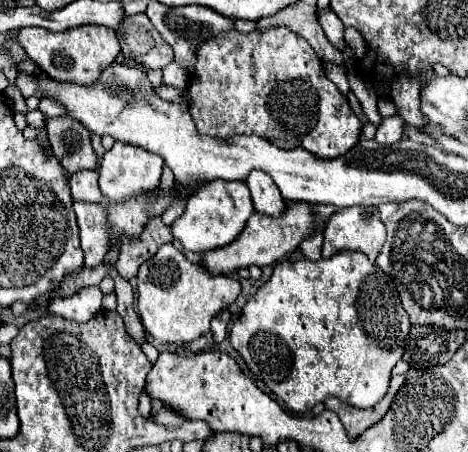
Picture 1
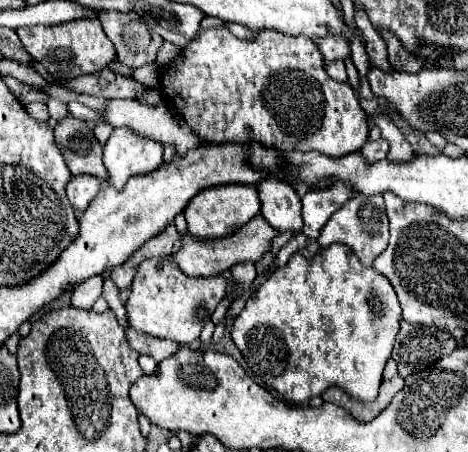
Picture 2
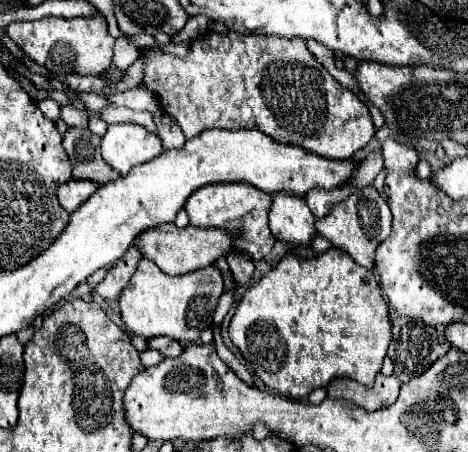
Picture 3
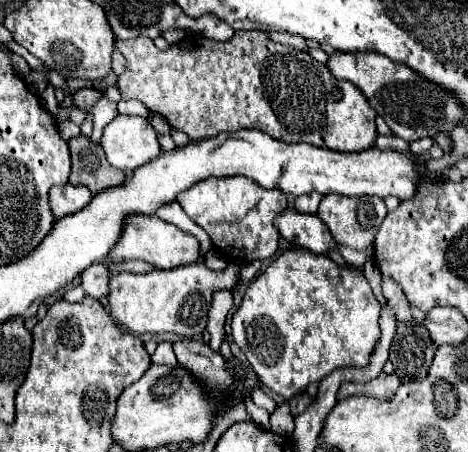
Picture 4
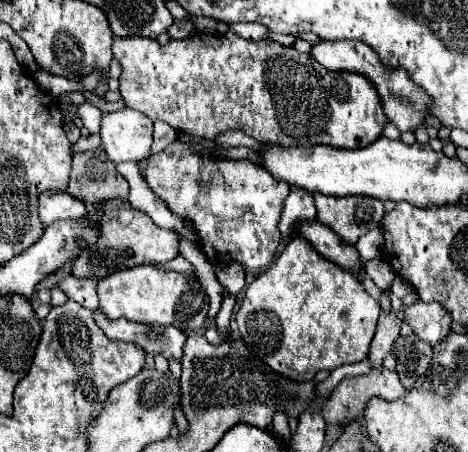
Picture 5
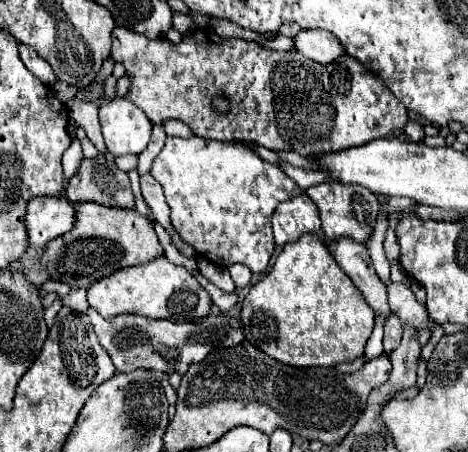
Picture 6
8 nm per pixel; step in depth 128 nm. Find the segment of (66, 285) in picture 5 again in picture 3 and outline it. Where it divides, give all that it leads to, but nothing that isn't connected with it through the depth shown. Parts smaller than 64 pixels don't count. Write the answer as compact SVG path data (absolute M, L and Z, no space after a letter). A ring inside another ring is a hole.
M138 246L130 248L130 250L124 254L124 260L120 260L112 270L108 270L104 282L96 286L94 294L102 296L104 300L116 300L116 298L122 294L122 290L126 288L126 284L130 282L134 270L136 270L136 266L138 266L138 260L142 260L142 258L144 258L144 256L142 256L142 252L140 252Z

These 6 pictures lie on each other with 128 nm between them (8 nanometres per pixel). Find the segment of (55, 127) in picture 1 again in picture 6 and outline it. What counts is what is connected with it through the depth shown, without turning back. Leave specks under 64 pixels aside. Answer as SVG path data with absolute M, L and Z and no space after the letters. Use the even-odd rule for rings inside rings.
M84 158L76 174L70 178L66 198L78 202L100 202L106 206L134 208L130 178L120 168L96 170L94 160Z

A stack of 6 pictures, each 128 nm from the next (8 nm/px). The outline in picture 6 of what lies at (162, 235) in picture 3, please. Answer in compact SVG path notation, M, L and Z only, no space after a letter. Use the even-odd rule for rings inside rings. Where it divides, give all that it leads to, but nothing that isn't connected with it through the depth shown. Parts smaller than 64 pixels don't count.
M82 202L76 206L76 212L78 212L78 220L76 220L74 228L70 232L66 232L64 236L52 240L52 244L46 246L46 252L42 256L42 264L50 272L52 280L66 282L68 286L88 288L94 282L98 282L100 278L110 276L112 272L116 272L120 268L148 264L152 260L156 260L158 256L164 256L164 250L158 242L154 226L150 224L148 218L140 216L134 208L116 208L116 206L102 206L96 202Z

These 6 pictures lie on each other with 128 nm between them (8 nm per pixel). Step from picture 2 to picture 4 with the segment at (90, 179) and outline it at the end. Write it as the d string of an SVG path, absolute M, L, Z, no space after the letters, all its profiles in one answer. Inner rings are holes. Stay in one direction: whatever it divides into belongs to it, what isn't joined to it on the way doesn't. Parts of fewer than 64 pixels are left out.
M74 184L52 186L52 192L48 192L48 196L50 196L52 212L56 218L74 214L92 200L92 192L88 192L88 188L74 186Z

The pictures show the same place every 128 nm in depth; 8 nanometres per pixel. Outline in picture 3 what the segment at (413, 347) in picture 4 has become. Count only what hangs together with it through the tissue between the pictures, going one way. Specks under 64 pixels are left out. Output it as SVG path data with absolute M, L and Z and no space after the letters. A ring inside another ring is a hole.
M396 318L392 322L392 344L388 348L388 356L390 356L390 360L394 362L394 368L396 368L394 376L402 382L408 382L410 378L426 372L430 368L430 364L434 364L434 360L444 356L450 348L452 348L452 344L444 338L444 334L440 334L434 326L424 324L422 320Z

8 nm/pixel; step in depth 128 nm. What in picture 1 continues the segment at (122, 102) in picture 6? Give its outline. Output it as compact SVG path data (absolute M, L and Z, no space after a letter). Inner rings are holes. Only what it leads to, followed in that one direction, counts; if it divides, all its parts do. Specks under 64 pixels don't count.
M116 142L114 148L104 154L104 160L100 166L100 190L106 198L110 198L114 202L138 198L138 196L158 188L158 182L162 176L162 166L164 164L162 164L160 156L156 156L144 148Z

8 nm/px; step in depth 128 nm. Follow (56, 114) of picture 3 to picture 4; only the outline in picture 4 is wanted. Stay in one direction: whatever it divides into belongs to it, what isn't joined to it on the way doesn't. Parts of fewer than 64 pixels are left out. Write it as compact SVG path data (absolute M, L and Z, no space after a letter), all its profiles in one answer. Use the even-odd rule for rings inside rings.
M48 86L48 88L46 88L43 92L41 98L42 100L44 100L44 106L46 106L46 110L48 110L48 112L55 116L57 114L59 105L55 98L54 86Z

